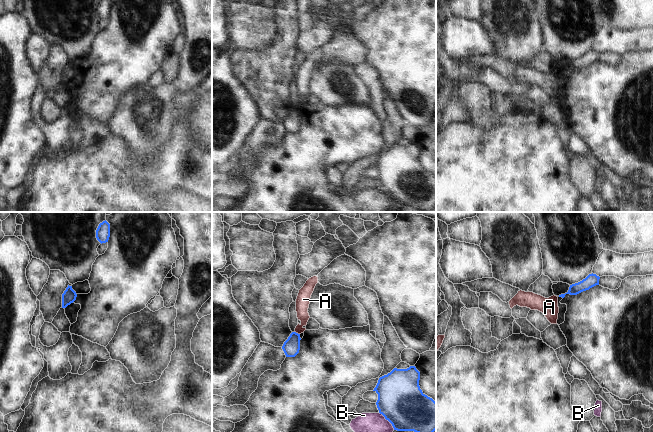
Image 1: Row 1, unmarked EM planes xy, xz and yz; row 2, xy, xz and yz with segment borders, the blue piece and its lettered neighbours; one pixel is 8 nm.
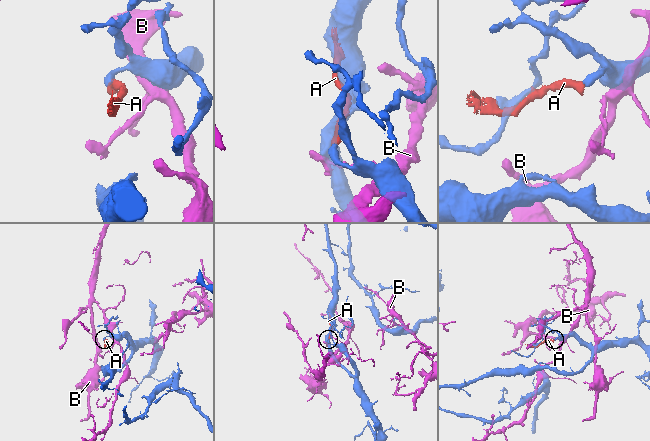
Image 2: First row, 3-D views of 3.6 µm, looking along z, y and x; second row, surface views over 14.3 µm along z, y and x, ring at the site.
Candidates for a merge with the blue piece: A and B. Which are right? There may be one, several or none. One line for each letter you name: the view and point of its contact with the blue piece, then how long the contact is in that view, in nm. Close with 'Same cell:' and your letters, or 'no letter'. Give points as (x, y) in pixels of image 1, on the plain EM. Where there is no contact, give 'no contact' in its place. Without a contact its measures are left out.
Same cell: no letter

